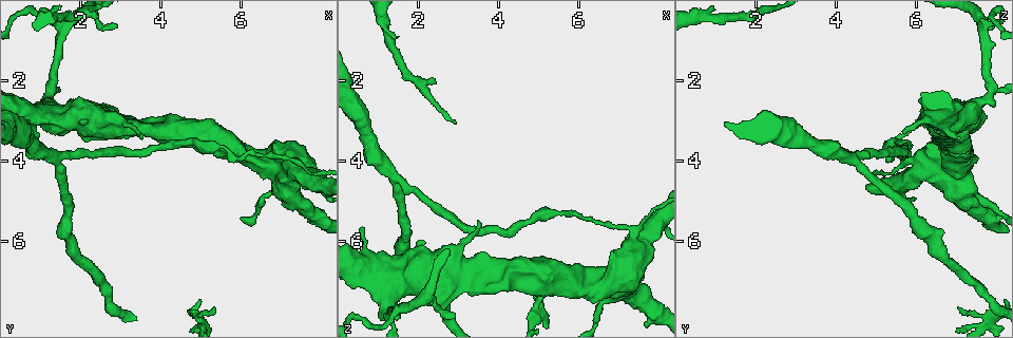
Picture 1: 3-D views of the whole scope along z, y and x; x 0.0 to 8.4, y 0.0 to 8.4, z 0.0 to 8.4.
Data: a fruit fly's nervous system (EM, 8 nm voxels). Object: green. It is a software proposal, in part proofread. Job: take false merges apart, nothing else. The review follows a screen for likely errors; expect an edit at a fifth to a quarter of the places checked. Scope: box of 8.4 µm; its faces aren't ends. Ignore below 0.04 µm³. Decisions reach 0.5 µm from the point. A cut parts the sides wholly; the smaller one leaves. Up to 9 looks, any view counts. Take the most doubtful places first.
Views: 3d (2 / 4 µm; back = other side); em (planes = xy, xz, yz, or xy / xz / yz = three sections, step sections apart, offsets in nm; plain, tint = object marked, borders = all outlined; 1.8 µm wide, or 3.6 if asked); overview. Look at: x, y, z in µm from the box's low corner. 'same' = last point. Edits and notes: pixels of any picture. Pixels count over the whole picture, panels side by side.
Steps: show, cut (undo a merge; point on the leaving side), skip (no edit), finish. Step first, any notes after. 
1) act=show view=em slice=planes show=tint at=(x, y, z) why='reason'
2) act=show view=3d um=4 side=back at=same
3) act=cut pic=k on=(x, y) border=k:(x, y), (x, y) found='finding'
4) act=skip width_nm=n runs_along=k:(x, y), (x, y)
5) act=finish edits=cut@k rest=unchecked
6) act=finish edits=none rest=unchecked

act=show view=em slice=planes show=plain at=(1.45, 3.90, 4.50) why='sudden change in width'

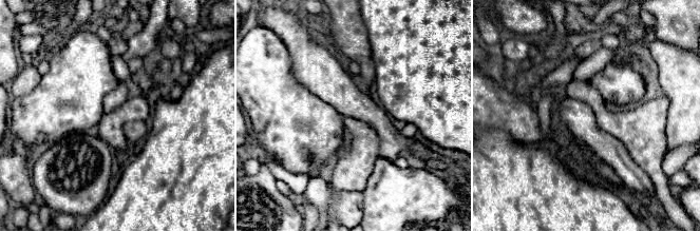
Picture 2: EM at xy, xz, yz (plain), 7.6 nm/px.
act=show view=em slice=planes show=tint at=same why='where the object lies'

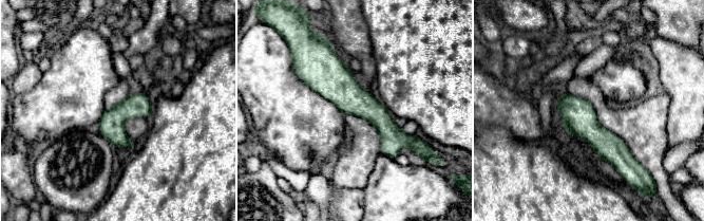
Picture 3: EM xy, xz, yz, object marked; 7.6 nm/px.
act=skip width_nm=190 runs_along=3:(322, 57), (400, 140), (410, 142) found='continuous, no second cell'

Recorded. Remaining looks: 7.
act=show view=3d um=4 at=(7.35, 4.00, 5.95) why='sudden change in width'

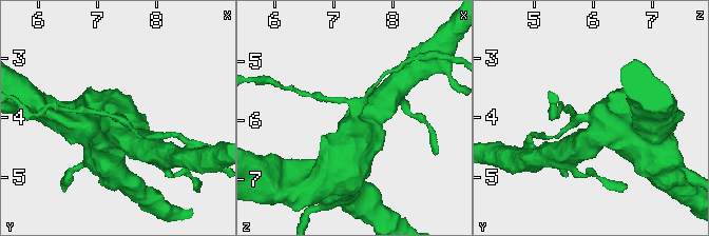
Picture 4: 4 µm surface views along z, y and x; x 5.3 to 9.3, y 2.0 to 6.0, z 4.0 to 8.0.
act=show view=em um=3.6 slice=planes show=borders at=(7.40, 4.00, 5.90) why='need the tissue'

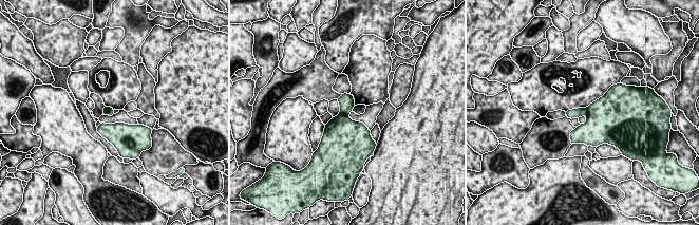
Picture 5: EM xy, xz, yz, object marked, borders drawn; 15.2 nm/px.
act=skip width_nm=130 found='continuous, no second cell'

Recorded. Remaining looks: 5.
act=show view=em slice=planes show=tint at=(5.70, 3.80, 5.35) why='thick turns thin'

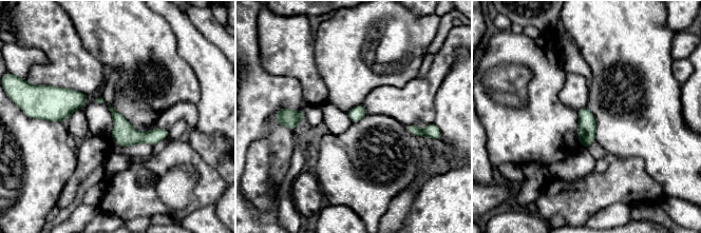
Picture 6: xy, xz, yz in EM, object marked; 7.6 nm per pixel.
act=cut pic=6 on=(414, 130) border=6:(421, 130), (424, 135) found='a second cell is stuck on'

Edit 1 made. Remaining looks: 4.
act=show view=3d um=4 at=(1.30, 2.20, 7.80) why='calibre changes'

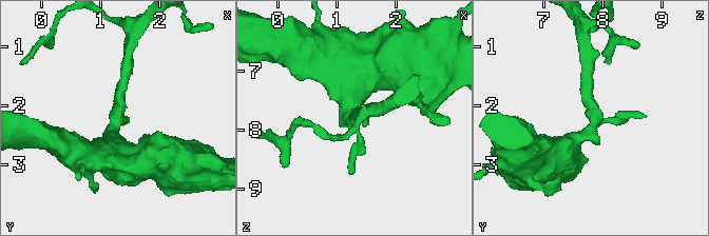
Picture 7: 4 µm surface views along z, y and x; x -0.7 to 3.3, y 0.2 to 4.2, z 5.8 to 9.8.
act=show view=em um=3.6 slice=planes show=plain at=(1.25, 2.20, 7.80) why='now the EM'

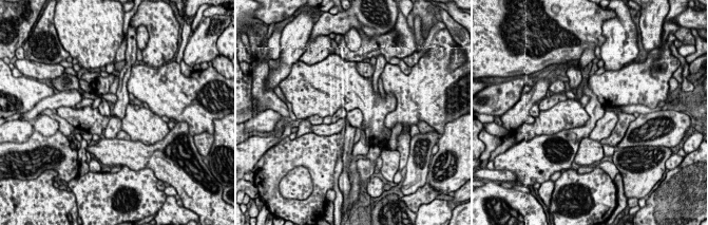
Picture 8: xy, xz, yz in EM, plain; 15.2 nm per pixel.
act=show view=em um=3.6 slice=planes show=tint at=same

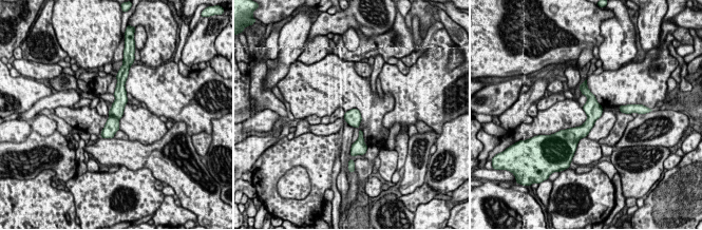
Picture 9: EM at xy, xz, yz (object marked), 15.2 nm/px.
act=skip runs_along=9:(121, 82), (120, 101), (105, 135) found='one cell here'

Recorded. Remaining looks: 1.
act=finish edits=cut@6 rest=unchecked

